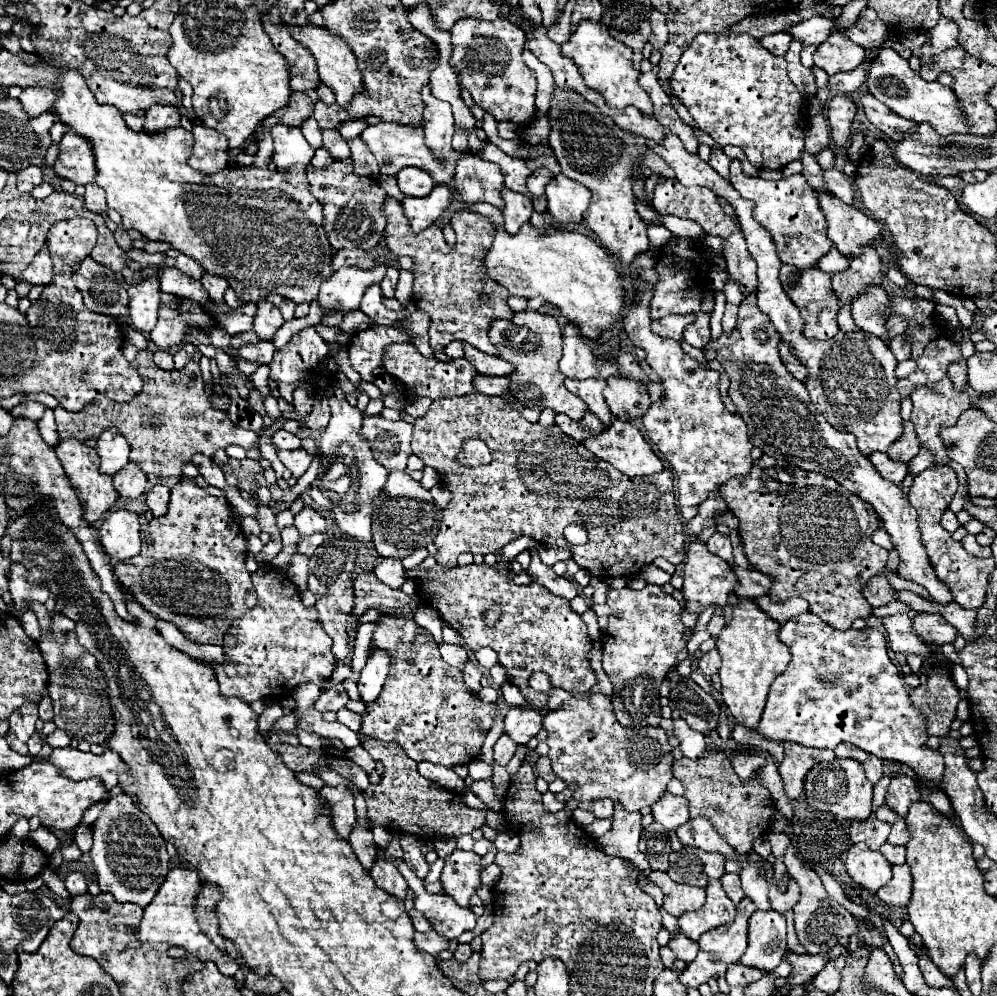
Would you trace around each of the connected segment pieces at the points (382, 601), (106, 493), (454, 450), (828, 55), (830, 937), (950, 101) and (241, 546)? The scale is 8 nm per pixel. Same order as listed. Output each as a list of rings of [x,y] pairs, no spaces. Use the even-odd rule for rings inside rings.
[[[360,572],[360,574],[356,576],[356,580],[354,580],[354,595],[354,607],[350,614],[352,623],[357,623],[369,608],[402,609],[406,606],[413,608],[416,605],[415,599],[406,596],[402,590],[392,590],[392,588],[388,588],[386,584],[382,584],[382,582],[374,576],[374,572]]]
[[[68,438],[62,444],[54,446],[54,450],[56,450],[56,456],[60,458],[60,462],[62,462],[62,466],[64,466],[66,474],[68,474],[68,478],[72,482],[72,486],[76,488],[76,492],[80,496],[80,502],[84,506],[84,518],[90,524],[94,524],[96,520],[100,520],[110,510],[110,506],[118,498],[118,492],[112,486],[112,478],[108,474],[100,474],[100,470],[98,470],[100,456],[98,456],[96,448],[90,448],[90,446],[86,446],[84,442],[80,442],[76,438]]]
[[[470,392],[466,396],[440,398],[430,404],[430,410],[414,420],[412,452],[432,466],[444,486],[452,492],[452,500],[442,512],[442,526],[434,544],[438,546],[436,562],[442,566],[456,566],[456,558],[462,552],[490,554],[502,550],[508,542],[526,534],[540,544],[552,548],[570,548],[574,562],[588,570],[590,576],[600,580],[622,576],[638,576],[644,564],[654,562],[662,556],[672,564],[680,564],[686,556],[686,518],[680,512],[674,496],[674,476],[670,470],[662,470],[654,476],[626,476],[620,474],[612,464],[600,460],[584,448],[584,444],[566,436],[558,426],[544,428],[540,424],[526,422],[516,408],[510,406],[502,396],[484,396]],[[478,438],[484,440],[492,452],[492,462],[486,466],[462,466],[458,454],[462,452],[462,442]],[[568,524],[580,524],[588,532],[588,542],[584,546],[572,546],[564,538],[564,528]]]
[[[834,32],[824,44],[820,44],[814,52],[814,64],[822,68],[828,76],[836,72],[850,72],[862,60],[866,52],[862,46],[854,44],[842,32]]]
[[[790,846],[788,852],[784,854],[784,862],[786,862],[786,868],[790,872],[790,876],[798,882],[800,886],[800,900],[798,904],[794,906],[794,926],[796,926],[796,934],[798,934],[798,940],[800,944],[810,952],[810,954],[818,954],[818,952],[826,952],[828,948],[832,948],[834,944],[838,944],[840,938],[844,936],[852,936],[852,934],[858,934],[860,928],[858,928],[858,922],[856,918],[846,912],[844,908],[840,908],[840,904],[836,904],[828,892],[824,890],[824,884],[820,880],[820,876],[810,870],[808,866],[804,866],[802,862],[796,860],[796,854],[794,854],[794,848]]]
[[[880,48],[880,54],[870,64],[866,86],[868,86],[868,92],[872,92],[874,96],[880,96],[880,102],[884,102],[890,110],[914,122],[930,122],[940,136],[970,134],[968,118],[964,110],[958,106],[960,102],[954,90],[948,86],[942,86],[940,82],[926,82],[920,74],[916,74],[908,66],[908,60],[904,60],[892,48]]]
[[[180,478],[180,482],[172,488],[168,512],[160,518],[152,518],[148,526],[142,526],[142,550],[128,562],[118,562],[114,566],[116,578],[134,592],[136,600],[160,620],[174,624],[174,612],[182,614],[182,624],[190,624],[192,618],[194,628],[182,626],[178,628],[184,636],[194,640],[196,644],[224,644],[224,636],[230,630],[228,618],[218,618],[216,614],[226,614],[226,608],[232,608],[234,614],[244,614],[248,608],[256,604],[256,592],[250,580],[250,572],[244,566],[248,554],[248,544],[242,528],[232,520],[232,512],[228,508],[226,498],[216,498],[204,494],[192,478]],[[146,536],[152,536],[152,544],[146,544]]]

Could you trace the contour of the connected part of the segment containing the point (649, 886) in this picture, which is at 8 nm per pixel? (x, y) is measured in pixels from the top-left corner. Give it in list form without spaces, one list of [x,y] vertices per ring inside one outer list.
[[[644,876],[640,877],[639,880],[639,886],[641,886],[640,888],[644,892],[652,896],[652,898],[656,902],[656,905],[658,907],[661,907],[663,905],[663,897],[664,897],[662,890],[660,889],[660,887],[658,887],[656,884],[654,884],[653,882],[651,882],[649,879],[646,878],[647,877]]]

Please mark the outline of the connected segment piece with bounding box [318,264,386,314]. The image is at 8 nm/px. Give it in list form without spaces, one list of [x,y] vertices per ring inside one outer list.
[[[378,264],[374,270],[358,270],[358,268],[340,268],[336,270],[322,286],[318,294],[318,304],[322,312],[354,312],[360,306],[360,300],[368,286],[374,282],[382,282],[386,274],[386,266]]]

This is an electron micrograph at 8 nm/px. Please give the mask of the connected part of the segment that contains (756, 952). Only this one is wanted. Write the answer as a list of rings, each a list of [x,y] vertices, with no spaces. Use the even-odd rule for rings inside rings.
[[[756,910],[748,920],[748,950],[744,952],[740,962],[770,972],[782,962],[784,950],[786,918],[776,910]]]

